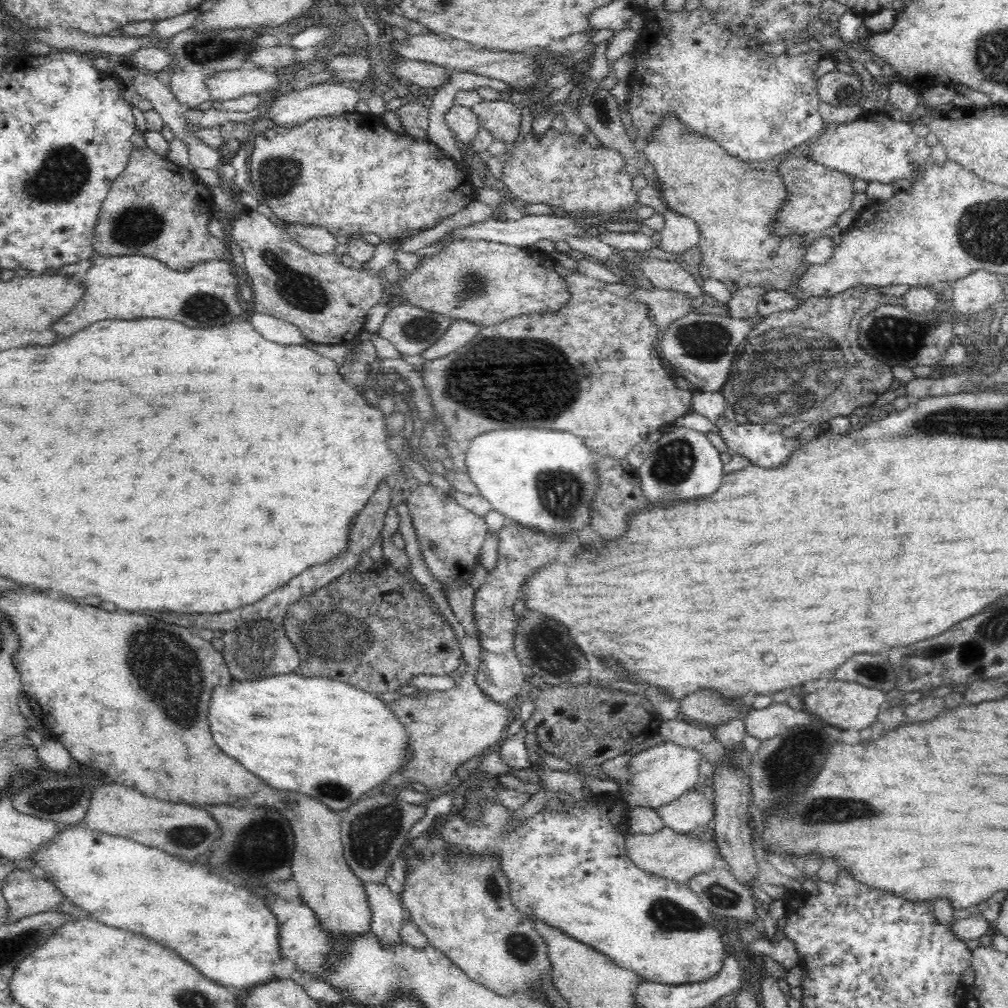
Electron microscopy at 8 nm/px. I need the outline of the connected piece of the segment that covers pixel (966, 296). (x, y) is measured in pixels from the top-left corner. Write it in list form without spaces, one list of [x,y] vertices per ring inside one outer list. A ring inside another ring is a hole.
[[[976,269],[966,278],[952,284],[953,305],[951,308],[966,319],[981,310],[999,307],[1006,299],[1007,289],[999,282],[1000,278],[984,269]]]

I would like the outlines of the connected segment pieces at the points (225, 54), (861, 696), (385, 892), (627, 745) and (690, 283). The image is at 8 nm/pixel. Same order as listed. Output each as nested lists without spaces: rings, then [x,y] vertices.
[[[254,27],[225,28],[220,31],[199,33],[194,29],[188,29],[165,40],[164,49],[173,56],[176,66],[180,66],[180,70],[172,74],[168,84],[178,103],[184,108],[198,109],[199,104],[211,100],[206,80],[218,72],[242,69],[248,52],[259,47],[254,43],[258,36],[261,36],[260,32]]]
[[[827,678],[823,689],[808,693],[804,697],[804,709],[816,718],[816,722],[838,726],[842,730],[864,730],[878,720],[881,712],[880,706],[885,701],[885,693],[885,691],[868,688],[857,682],[844,682],[837,678]]]
[[[365,884],[368,904],[372,911],[371,932],[377,936],[383,948],[403,942],[400,938],[402,930],[403,906],[392,891],[384,885]]]
[[[585,684],[542,688],[534,702],[534,714],[524,727],[526,732],[536,733],[540,749],[547,754],[571,765],[595,767],[658,735],[661,721],[650,694]]]
[[[640,252],[638,269],[648,277],[654,287],[661,290],[684,293],[692,298],[703,294],[696,278],[680,267],[679,261],[664,261],[656,257],[643,256]]]

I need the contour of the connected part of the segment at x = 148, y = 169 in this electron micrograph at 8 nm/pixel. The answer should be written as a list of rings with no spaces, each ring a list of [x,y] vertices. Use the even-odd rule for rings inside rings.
[[[149,147],[133,148],[127,167],[110,187],[102,203],[92,240],[94,253],[106,256],[142,255],[158,260],[172,270],[188,272],[206,259],[229,259],[227,241],[214,237],[208,231],[215,204],[211,190],[200,181],[194,171],[182,168],[154,153]]]

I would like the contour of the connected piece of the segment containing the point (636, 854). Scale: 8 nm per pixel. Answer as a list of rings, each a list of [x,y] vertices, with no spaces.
[[[665,826],[653,834],[627,834],[624,839],[626,839],[626,853],[642,871],[654,873],[654,875],[674,880],[682,885],[689,884],[696,874],[708,872],[723,864],[720,854],[718,855],[718,852],[712,850],[706,843],[707,836],[703,832],[677,833]]]

